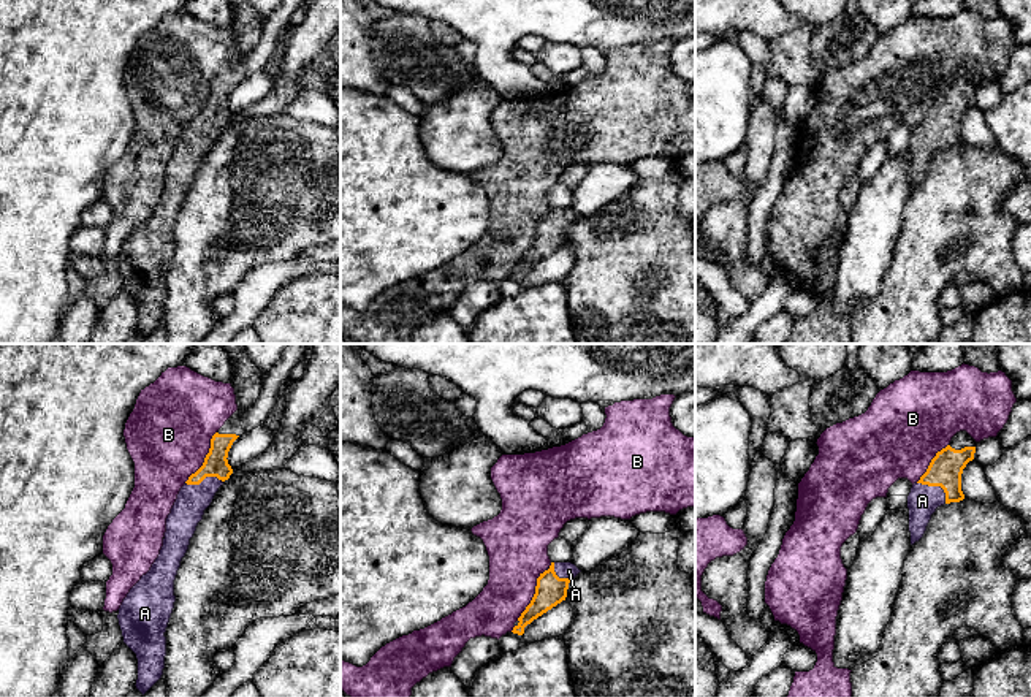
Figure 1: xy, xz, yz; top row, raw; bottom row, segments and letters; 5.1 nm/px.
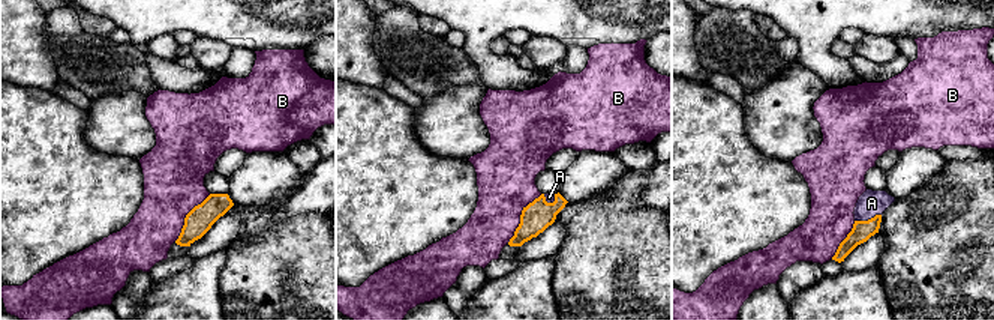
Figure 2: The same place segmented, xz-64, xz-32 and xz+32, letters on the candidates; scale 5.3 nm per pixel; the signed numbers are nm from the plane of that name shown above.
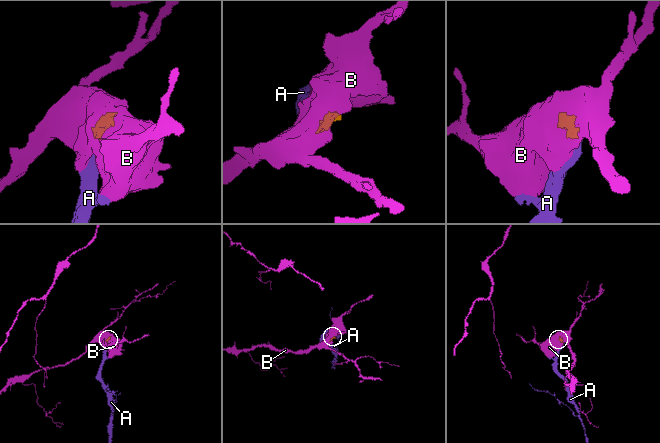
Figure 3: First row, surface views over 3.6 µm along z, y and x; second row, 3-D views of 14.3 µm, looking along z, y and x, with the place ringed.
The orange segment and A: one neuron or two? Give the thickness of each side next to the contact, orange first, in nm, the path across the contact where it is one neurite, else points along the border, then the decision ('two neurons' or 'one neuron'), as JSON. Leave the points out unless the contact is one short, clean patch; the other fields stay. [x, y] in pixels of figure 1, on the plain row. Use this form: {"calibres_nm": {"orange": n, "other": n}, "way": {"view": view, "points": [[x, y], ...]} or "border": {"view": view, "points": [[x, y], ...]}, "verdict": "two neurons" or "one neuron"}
{"calibres_nm": {"orange": 170, "other": 160}, "way": {"view": "yz", "points": [[946, 113], [943, 124], [936, 130], [922, 146]]}, "verdict": "one neuron"}

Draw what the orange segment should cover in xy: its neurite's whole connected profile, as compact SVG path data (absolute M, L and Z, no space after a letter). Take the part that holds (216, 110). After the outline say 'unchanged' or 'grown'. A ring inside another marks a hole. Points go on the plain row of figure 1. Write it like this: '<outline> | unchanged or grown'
M228 0L238 55L212 81L203 111L188 122L166 163L163 192L150 215L130 234L119 253L124 288L136 299L136 334L144 341L163 320L166 272L174 253L174 225L190 184L215 138L233 119L228 97L245 76L241 62L257 48L263 17L249 0Z | grown

